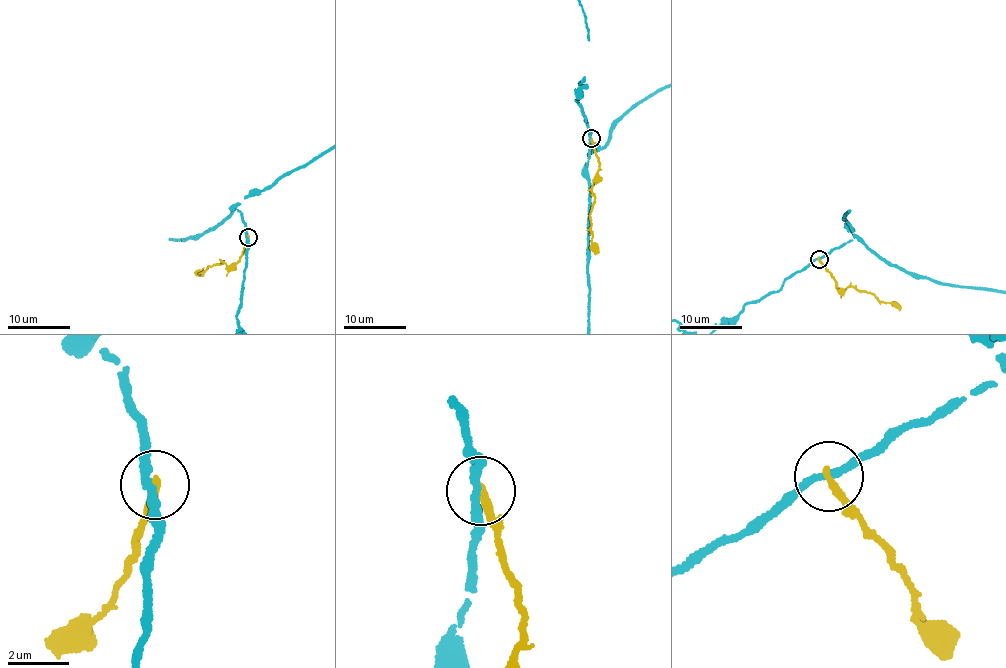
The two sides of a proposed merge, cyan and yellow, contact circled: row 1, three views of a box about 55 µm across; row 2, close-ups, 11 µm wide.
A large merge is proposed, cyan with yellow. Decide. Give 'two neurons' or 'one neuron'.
two neurons

